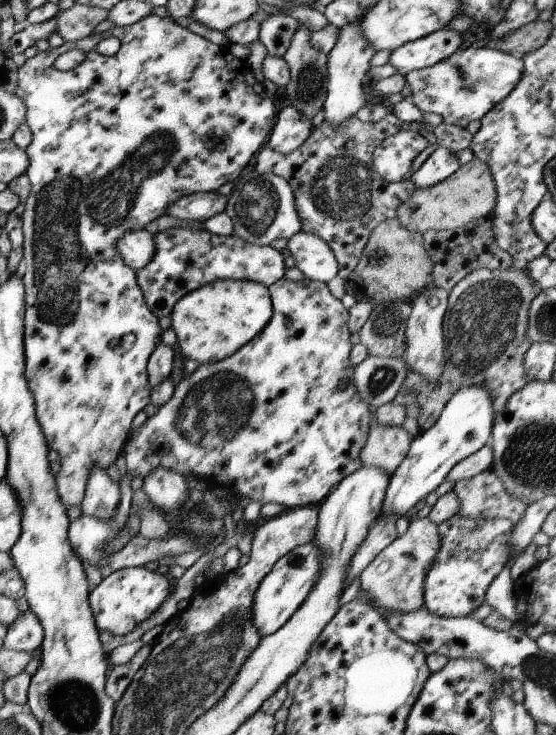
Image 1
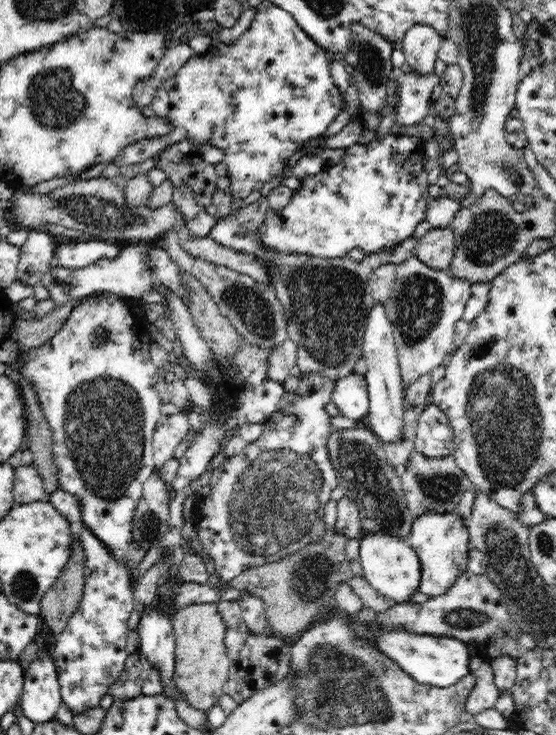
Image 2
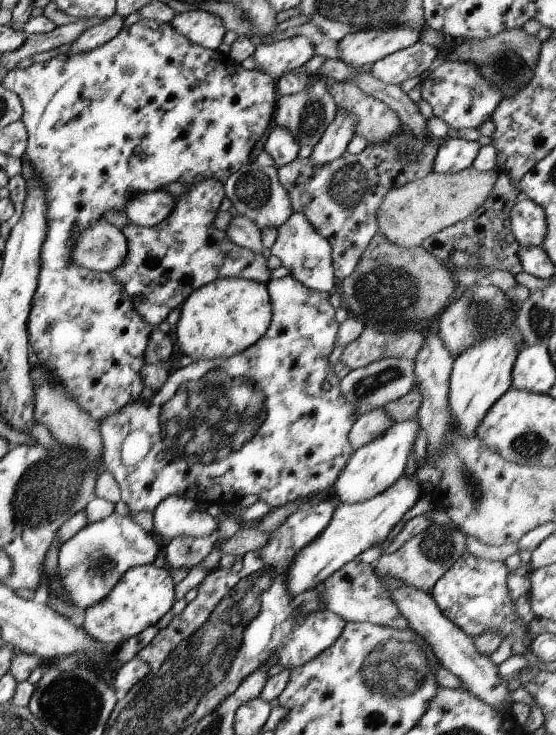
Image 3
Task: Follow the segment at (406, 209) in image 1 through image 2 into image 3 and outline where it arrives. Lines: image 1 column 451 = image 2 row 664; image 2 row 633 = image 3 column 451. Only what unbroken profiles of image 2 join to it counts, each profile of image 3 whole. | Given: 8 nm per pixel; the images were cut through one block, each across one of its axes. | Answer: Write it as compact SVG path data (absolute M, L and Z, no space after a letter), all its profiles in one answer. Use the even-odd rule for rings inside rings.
M469 166L453 174L429 172L425 178L414 180L385 193L377 210L377 228L391 244L401 248L420 246L433 233L451 226L475 212L489 196L498 172L495 168L477 172Z

